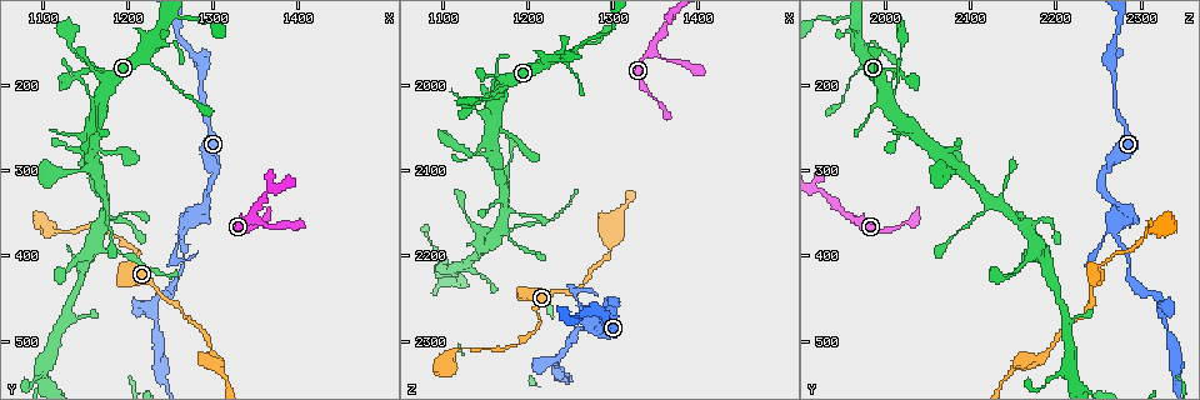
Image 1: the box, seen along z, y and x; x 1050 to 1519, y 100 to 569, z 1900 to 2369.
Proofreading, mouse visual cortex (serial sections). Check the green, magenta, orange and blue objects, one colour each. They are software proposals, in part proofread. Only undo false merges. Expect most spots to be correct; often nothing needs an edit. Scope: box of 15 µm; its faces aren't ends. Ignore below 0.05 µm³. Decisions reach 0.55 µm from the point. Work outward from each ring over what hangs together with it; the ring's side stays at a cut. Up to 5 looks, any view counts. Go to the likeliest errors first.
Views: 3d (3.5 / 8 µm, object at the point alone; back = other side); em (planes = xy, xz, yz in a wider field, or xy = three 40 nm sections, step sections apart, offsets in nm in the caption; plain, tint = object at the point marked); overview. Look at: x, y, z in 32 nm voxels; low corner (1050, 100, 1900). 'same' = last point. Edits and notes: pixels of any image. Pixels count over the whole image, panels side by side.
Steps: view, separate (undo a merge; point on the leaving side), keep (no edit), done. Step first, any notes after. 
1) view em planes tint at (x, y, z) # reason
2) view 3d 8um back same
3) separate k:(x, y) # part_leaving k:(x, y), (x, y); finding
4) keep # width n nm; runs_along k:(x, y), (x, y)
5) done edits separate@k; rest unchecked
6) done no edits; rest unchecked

view 3d 8um at (1170, 355, 2310) # abrupt turn

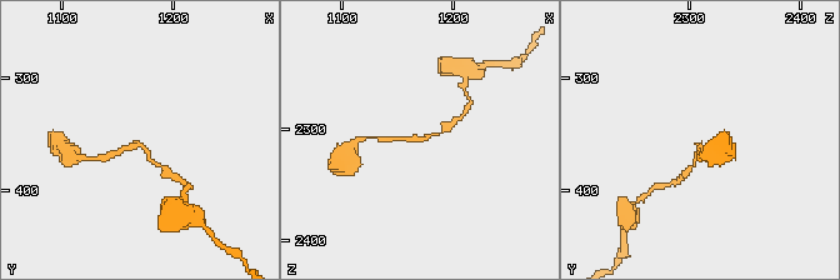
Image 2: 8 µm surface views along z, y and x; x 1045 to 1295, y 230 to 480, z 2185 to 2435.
view em xy step 3 tint at (1168, 360, 2312) # arm_widths 150, 150 nm; shape alone is not enough

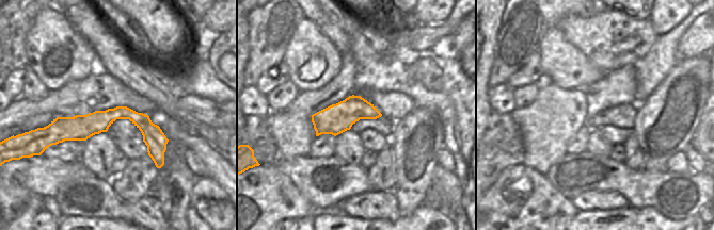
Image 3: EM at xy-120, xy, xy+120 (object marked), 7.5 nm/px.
keep # runs_along 2:(163, 168), (139, 144), (105, 155); continuous, no second cell

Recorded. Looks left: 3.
view 3d 3.5um at (1160, 185, 1990) # thin neck

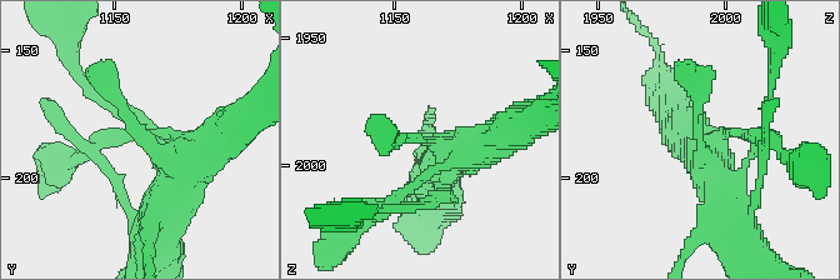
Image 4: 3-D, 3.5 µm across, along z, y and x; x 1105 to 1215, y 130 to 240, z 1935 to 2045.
view em xy step 1 tint at (1159, 182, 1989)

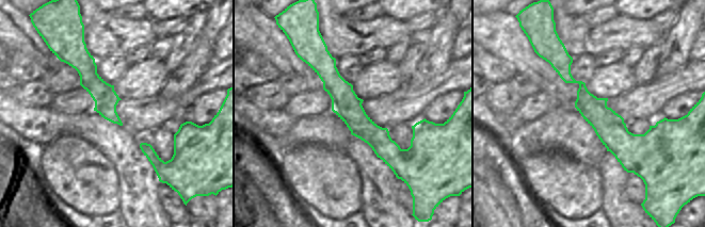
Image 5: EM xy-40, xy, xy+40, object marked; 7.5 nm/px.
keep # runs_along 5:(308, 60), (391, 152), (407, 152), (422, 127); one cell here

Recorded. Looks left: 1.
done no edits; rest unchecked

